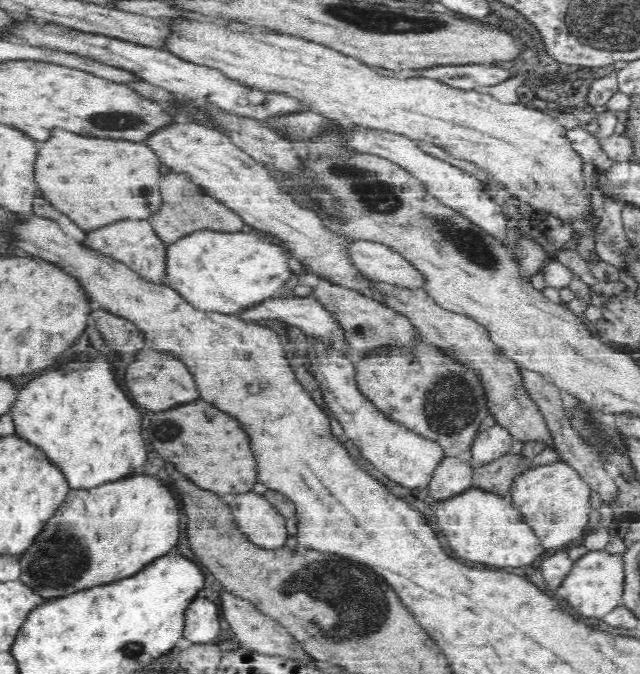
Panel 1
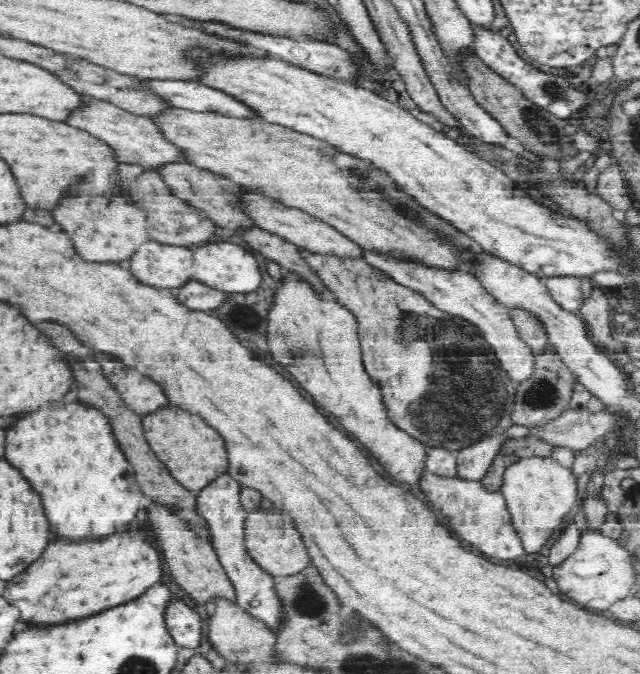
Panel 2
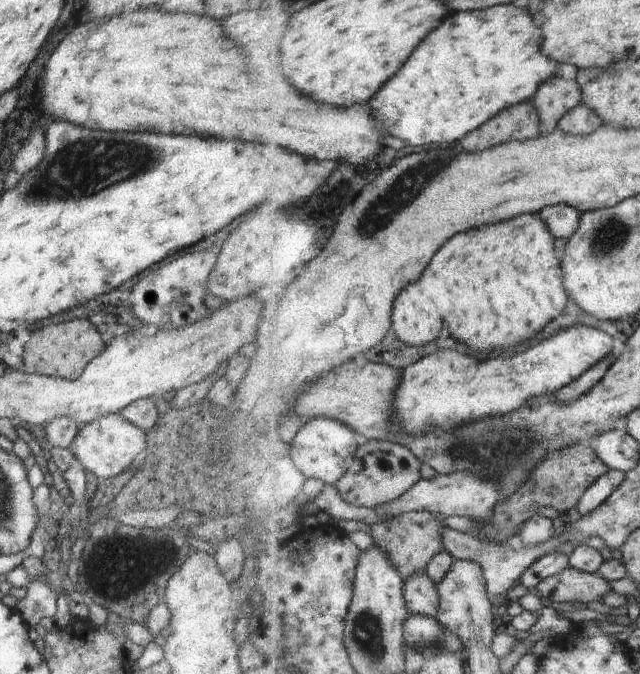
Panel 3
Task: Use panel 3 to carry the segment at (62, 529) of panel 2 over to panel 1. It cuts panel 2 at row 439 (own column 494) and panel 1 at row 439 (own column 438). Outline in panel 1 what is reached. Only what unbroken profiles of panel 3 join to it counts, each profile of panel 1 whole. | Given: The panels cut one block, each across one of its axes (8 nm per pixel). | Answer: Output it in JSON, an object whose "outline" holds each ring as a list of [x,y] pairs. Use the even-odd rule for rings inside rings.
{"outline":[[[88,350],[86,360],[74,360],[74,364],[76,366],[72,368],[72,362],[68,362],[64,366],[48,370],[52,374],[42,374],[30,380],[18,392],[18,400],[14,402],[10,412],[16,422],[15,434],[30,440],[32,444],[38,444],[44,452],[48,452],[50,460],[54,460],[54,464],[58,464],[66,472],[70,488],[94,488],[102,482],[118,480],[120,476],[134,472],[148,460],[142,440],[142,414],[132,404],[128,394],[120,388],[116,370],[106,354]],[[56,372],[84,372],[84,376],[66,374],[64,378]]]}

